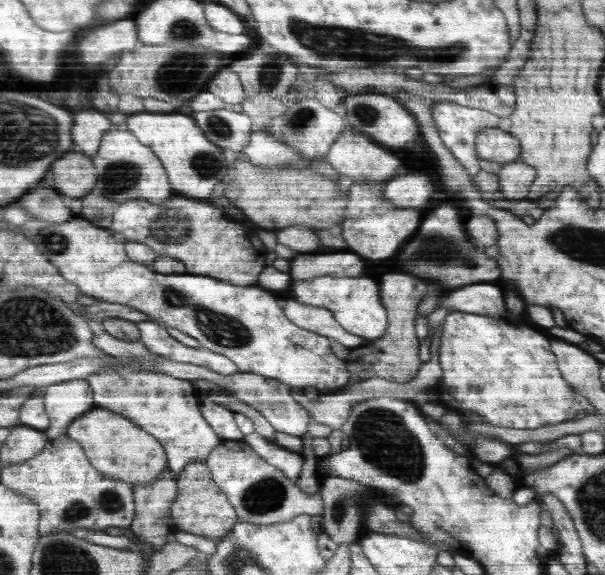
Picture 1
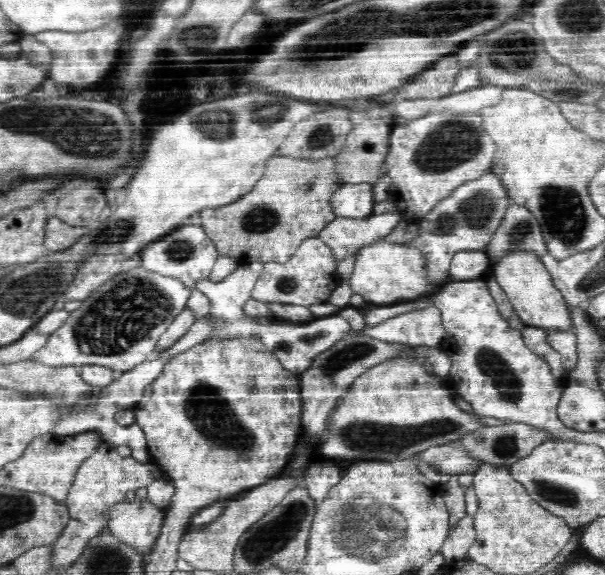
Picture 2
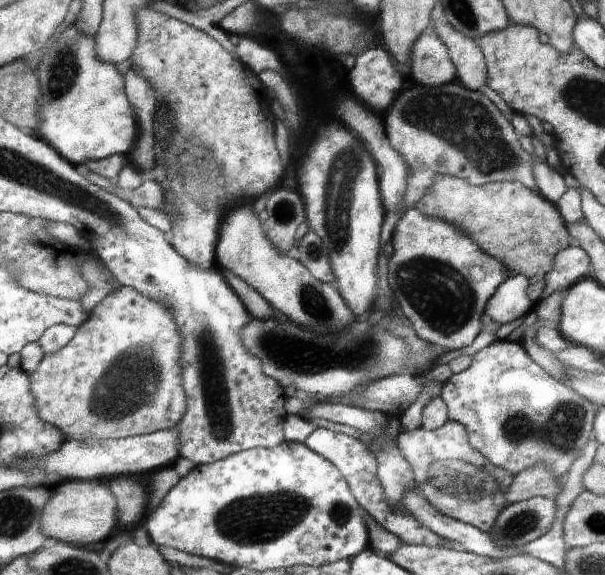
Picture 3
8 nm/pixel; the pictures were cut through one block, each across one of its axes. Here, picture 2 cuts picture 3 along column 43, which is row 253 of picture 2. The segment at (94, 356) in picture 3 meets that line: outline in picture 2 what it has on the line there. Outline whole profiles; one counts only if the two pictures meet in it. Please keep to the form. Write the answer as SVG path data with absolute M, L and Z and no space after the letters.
M382 239L365 247L358 254L355 269L349 278L353 292L362 295L365 302L382 305L416 300L422 296L434 296L443 285L423 280L425 259L418 251Z

